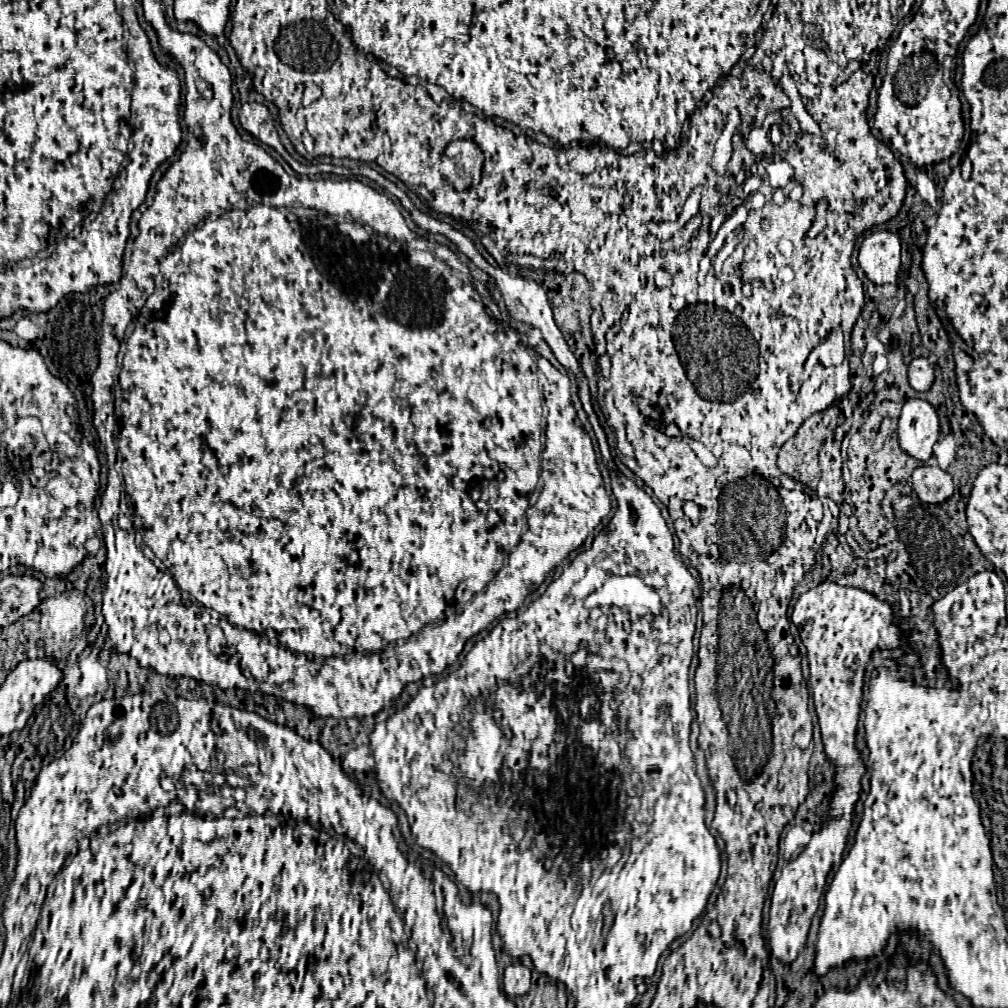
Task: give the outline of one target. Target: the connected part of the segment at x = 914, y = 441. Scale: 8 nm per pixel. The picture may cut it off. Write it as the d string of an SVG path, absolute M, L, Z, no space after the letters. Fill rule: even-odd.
M920 398L904 404L898 422L900 446L916 460L926 462L932 456L932 446L940 436L940 420L936 408Z

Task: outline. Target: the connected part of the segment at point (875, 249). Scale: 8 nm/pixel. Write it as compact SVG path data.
M889 230L872 232L858 254L860 268L874 284L894 284L900 270L900 238Z

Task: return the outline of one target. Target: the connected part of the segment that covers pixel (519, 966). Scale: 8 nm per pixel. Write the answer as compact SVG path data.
M512 962L504 970L504 990L508 996L516 998L530 990L530 968L522 962Z

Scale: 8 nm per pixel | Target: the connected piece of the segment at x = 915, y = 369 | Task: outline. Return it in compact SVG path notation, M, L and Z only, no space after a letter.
M916 358L916 360L912 360L912 364L908 368L908 378L910 378L910 386L916 392L926 392L926 390L930 390L932 382L934 382L934 368L930 366L930 362L926 358Z

